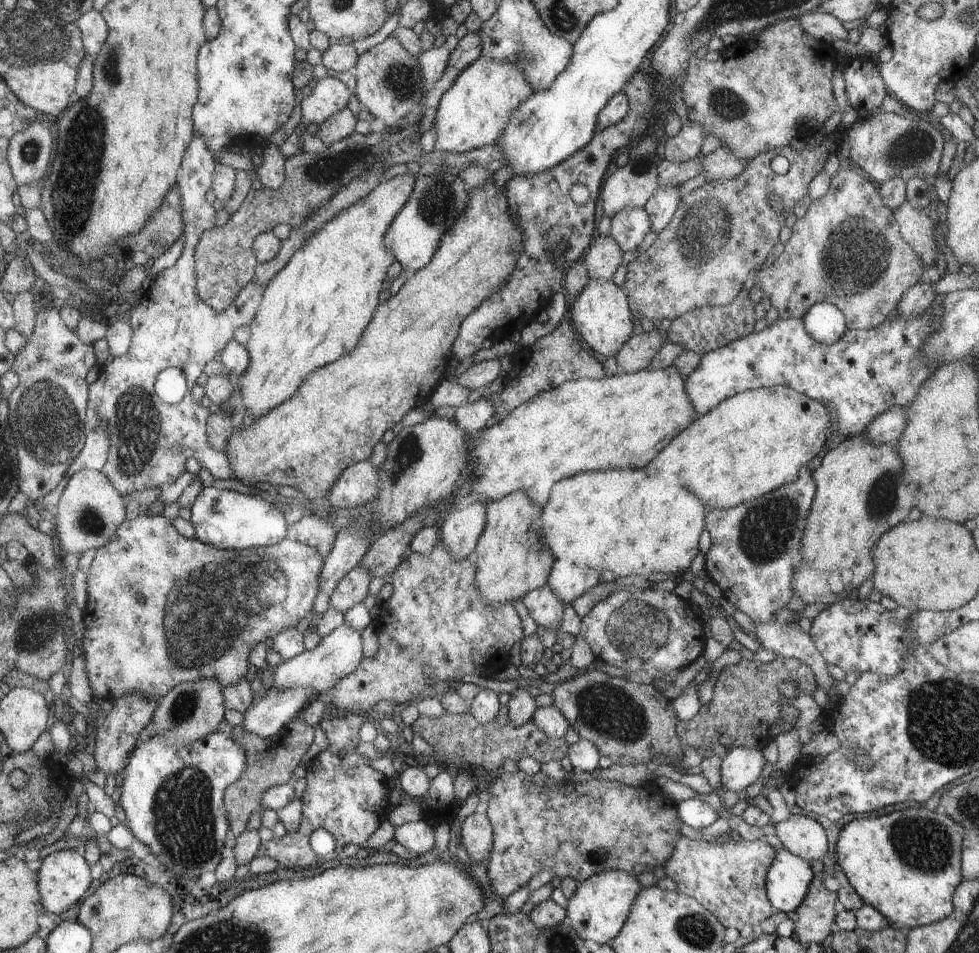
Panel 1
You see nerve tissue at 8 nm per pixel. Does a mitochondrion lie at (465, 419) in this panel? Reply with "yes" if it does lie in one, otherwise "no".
no

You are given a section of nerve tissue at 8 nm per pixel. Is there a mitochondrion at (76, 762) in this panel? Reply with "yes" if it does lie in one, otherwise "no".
no

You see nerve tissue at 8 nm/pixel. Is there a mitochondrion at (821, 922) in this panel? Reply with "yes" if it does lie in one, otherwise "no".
no

